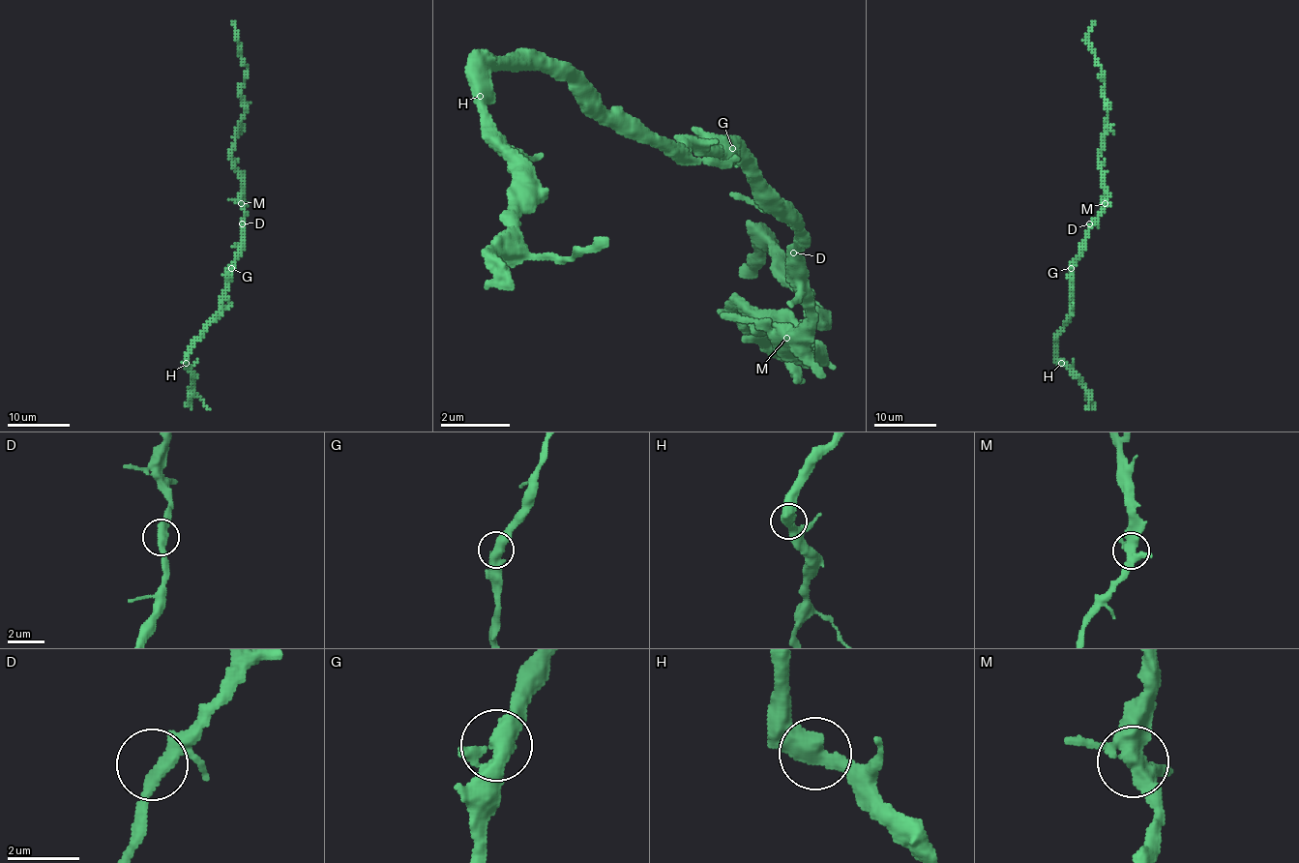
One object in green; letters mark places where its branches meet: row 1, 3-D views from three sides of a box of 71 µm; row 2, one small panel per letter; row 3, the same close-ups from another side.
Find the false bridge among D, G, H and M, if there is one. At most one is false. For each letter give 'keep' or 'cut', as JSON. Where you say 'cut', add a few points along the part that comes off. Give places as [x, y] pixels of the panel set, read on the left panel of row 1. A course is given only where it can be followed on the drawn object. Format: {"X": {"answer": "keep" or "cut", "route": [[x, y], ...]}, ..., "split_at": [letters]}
{"D": {"answer": "keep"}, "G": {"answer": "keep"}, "H": {"answer": "keep"}, "M": {"answer": "keep"}, "split_at": []}

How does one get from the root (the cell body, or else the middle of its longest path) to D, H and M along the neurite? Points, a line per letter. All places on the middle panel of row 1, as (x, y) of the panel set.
D: (802, 270), (802, 261), (793, 252)
H: (802, 270), (802, 235), (732, 157), (654, 148), (575, 78), (549, 70), (497, 70), (480, 96)
M: (802, 270), (802, 296), (811, 305), (811, 313), (784, 340)

